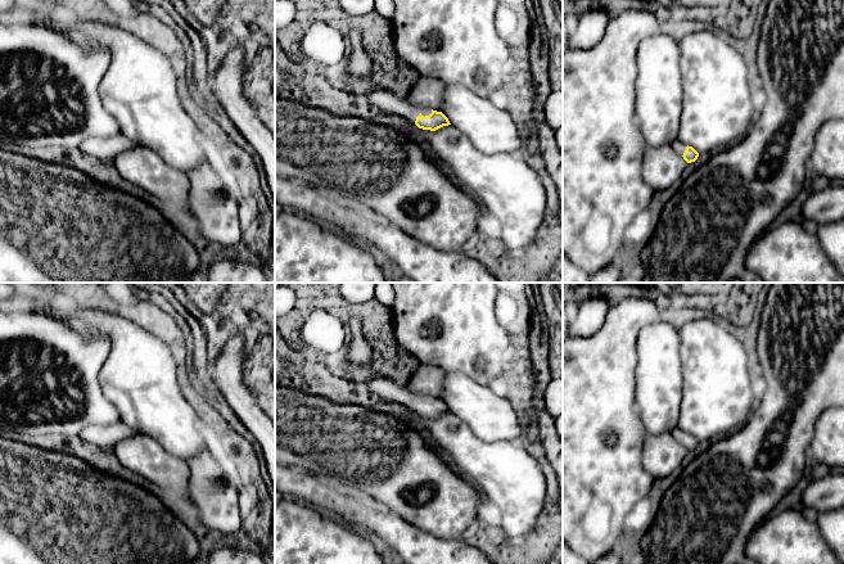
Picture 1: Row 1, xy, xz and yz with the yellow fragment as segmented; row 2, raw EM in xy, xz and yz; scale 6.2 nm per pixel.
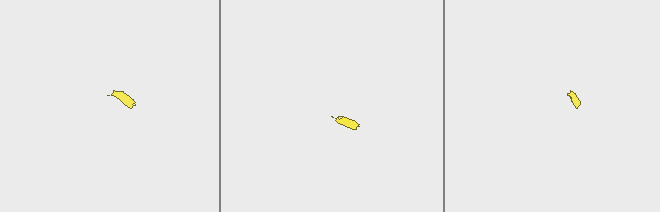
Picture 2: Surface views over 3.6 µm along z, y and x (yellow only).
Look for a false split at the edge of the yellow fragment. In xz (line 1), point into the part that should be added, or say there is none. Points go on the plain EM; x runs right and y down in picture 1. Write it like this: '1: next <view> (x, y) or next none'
1: next xz (383, 387)

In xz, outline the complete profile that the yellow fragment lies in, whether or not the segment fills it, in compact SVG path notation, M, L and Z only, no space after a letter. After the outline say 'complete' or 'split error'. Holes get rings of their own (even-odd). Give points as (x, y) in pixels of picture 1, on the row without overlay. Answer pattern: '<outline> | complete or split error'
M374 374L365 384L370 392L383 398L400 402L423 418L435 419L443 414L451 412L442 400L412 393L406 384L398 384L388 378Z | split error

